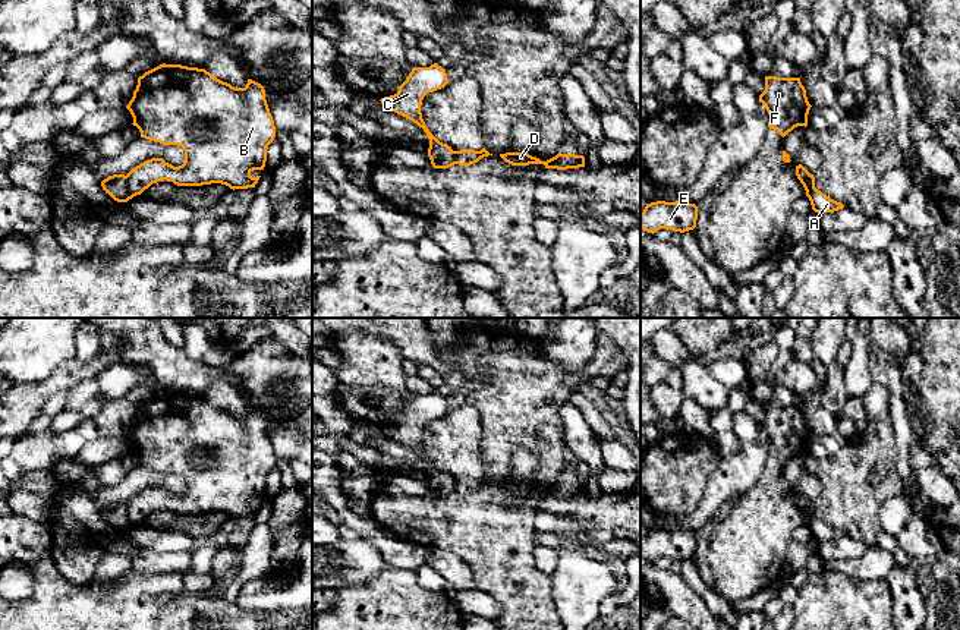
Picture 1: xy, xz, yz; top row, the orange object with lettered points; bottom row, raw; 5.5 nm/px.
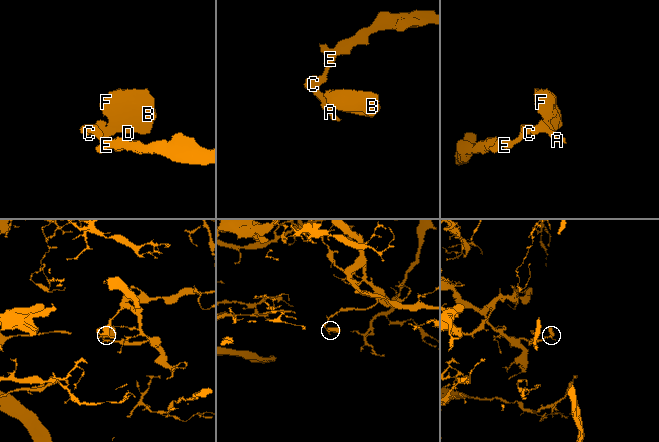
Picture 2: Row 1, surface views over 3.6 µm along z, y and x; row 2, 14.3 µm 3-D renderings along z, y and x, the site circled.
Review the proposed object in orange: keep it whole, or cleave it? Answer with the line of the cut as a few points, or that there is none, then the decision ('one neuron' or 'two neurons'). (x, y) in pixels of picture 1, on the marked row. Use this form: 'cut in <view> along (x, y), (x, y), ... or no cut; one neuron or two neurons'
cut in xy along (125, 176), (126, 186), (134, 195); two neurons

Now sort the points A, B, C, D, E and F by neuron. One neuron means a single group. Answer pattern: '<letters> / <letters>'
A C E / B D F

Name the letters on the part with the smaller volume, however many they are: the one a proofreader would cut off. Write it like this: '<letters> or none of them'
B, D, F

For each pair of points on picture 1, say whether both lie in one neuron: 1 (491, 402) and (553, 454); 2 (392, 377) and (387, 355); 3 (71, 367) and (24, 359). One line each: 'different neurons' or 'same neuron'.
1: same neuron
2: same neuron
3: different neurons

